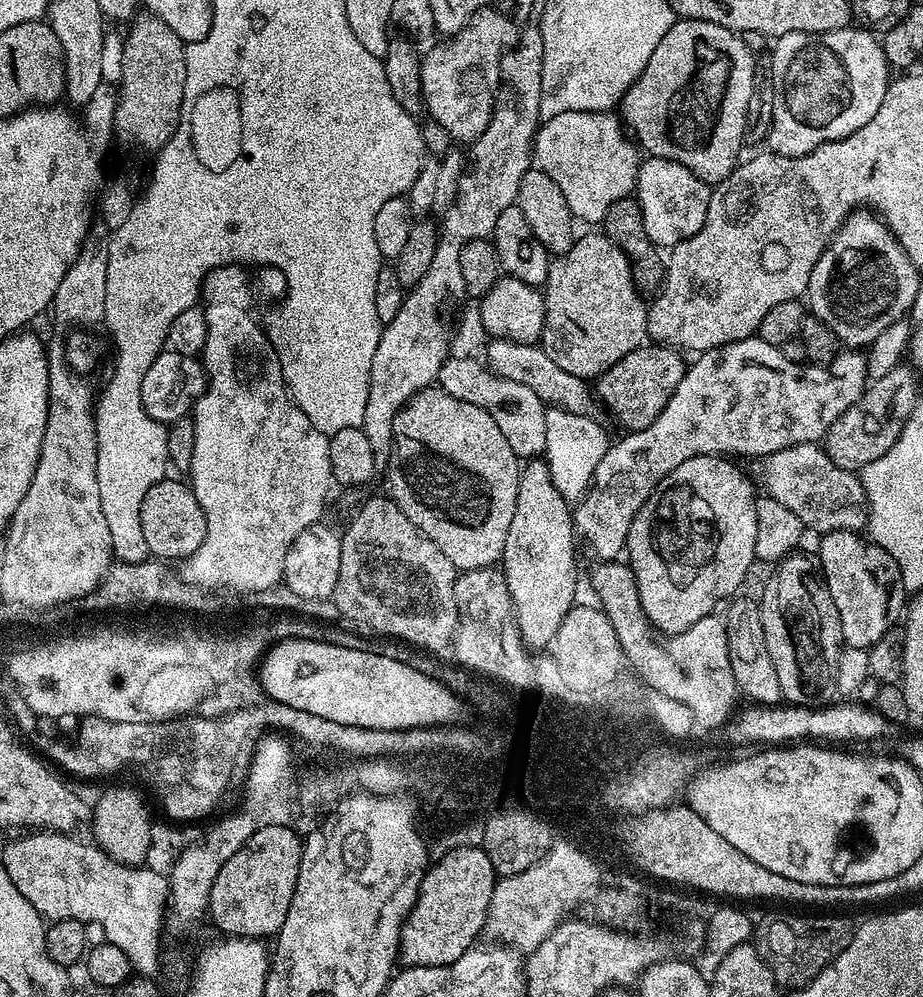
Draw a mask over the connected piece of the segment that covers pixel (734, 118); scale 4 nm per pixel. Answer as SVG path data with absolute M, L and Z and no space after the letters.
M677 19L654 46L654 52L640 76L624 91L623 123L626 128L628 123L627 131L648 156L678 162L709 186L719 184L736 167L736 155L739 154L740 143L744 140L744 130L749 127L746 110L753 90L754 76L758 71L757 65L752 65L752 58L754 52L744 44L743 35L714 22Z

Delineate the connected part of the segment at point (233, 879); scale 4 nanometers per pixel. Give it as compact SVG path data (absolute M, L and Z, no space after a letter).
M266 825L258 829L220 868L209 893L208 916L226 936L265 939L279 932L301 866L303 839L294 828Z

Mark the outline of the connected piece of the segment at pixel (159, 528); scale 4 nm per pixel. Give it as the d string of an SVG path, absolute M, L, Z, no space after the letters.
M165 478L150 486L150 490L146 490L146 498L142 498L140 511L140 525L146 537L146 546L149 553L160 562L182 562L192 556L206 538L206 518L198 498L185 481L183 484L180 480L172 479Z

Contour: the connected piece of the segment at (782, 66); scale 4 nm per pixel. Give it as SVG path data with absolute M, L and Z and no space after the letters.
M849 26L822 34L795 32L775 37L770 48L771 52L770 118L772 114L772 125L768 128L769 145L767 144L767 147L775 155L801 156L827 140L848 136L854 130L866 126L866 122L870 122L870 118L878 114L878 106L882 106L882 98L886 96L890 83L890 75L888 76L890 65L884 53L883 43L871 31L860 26Z

